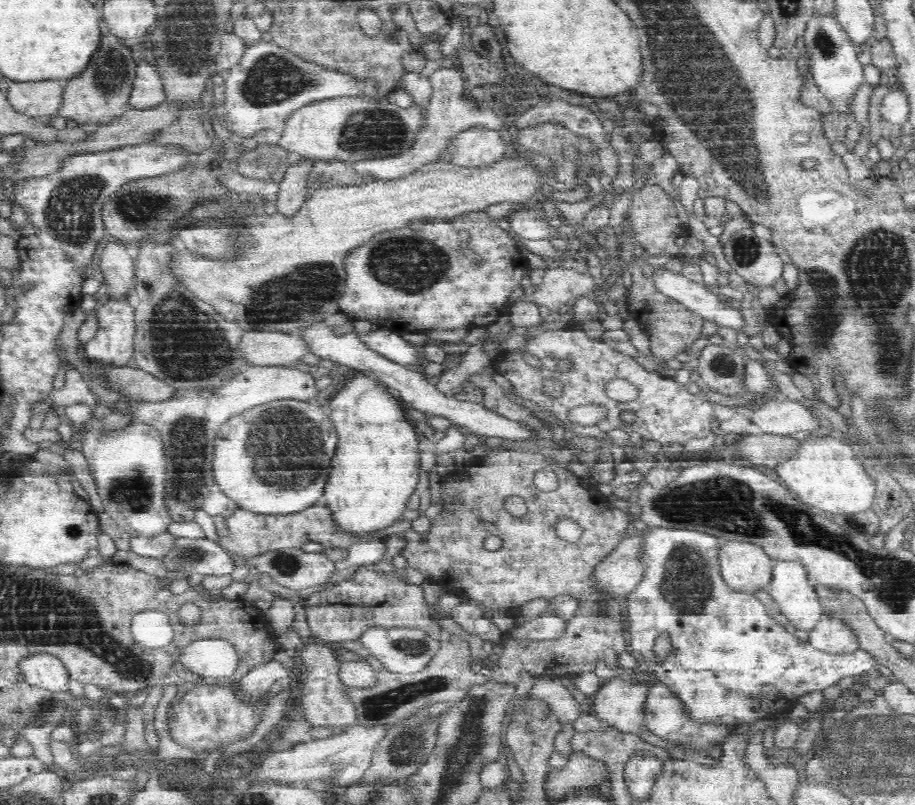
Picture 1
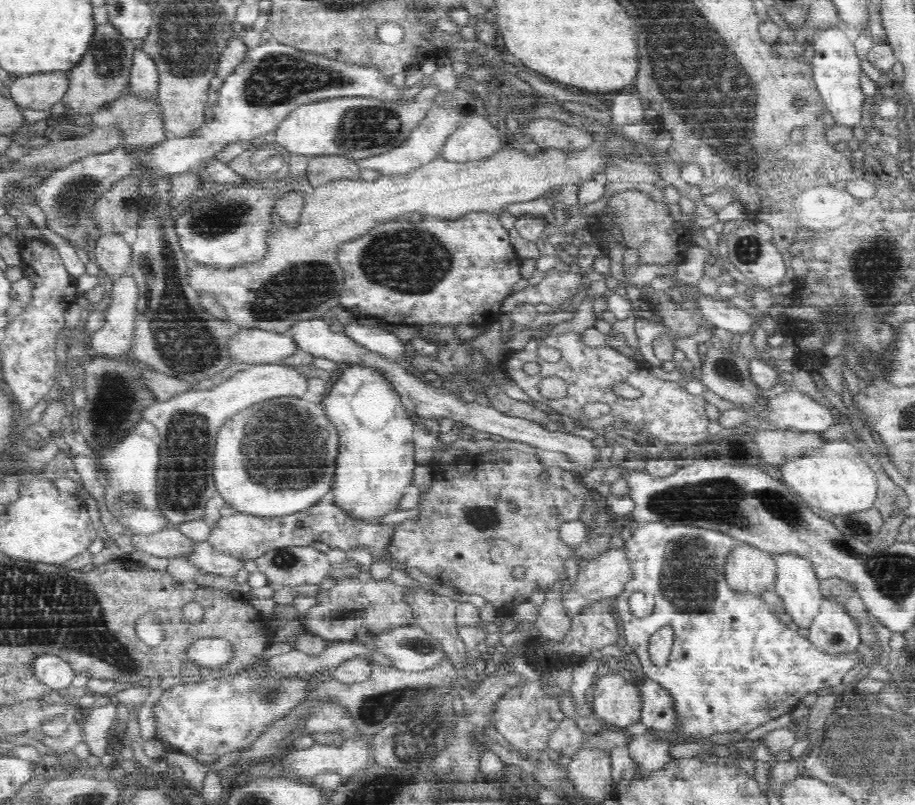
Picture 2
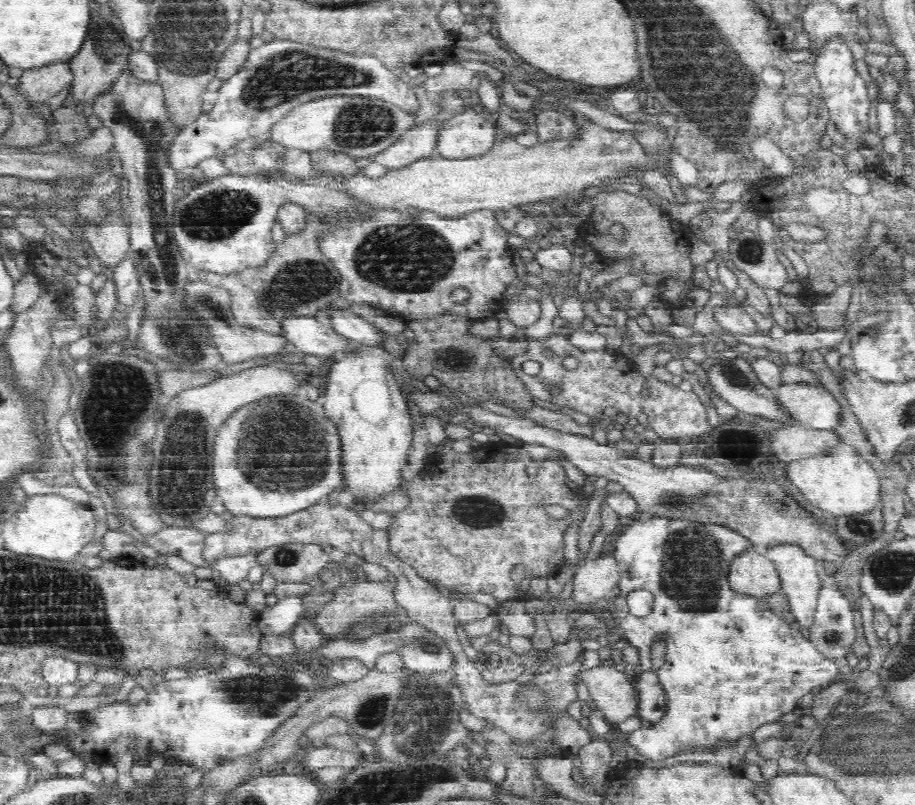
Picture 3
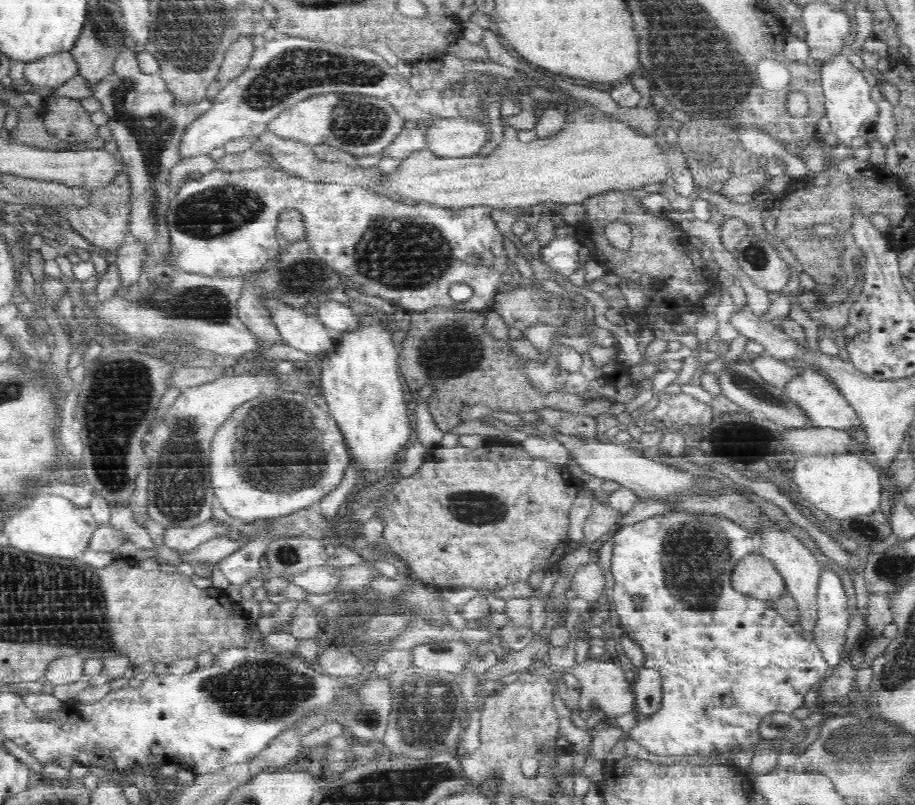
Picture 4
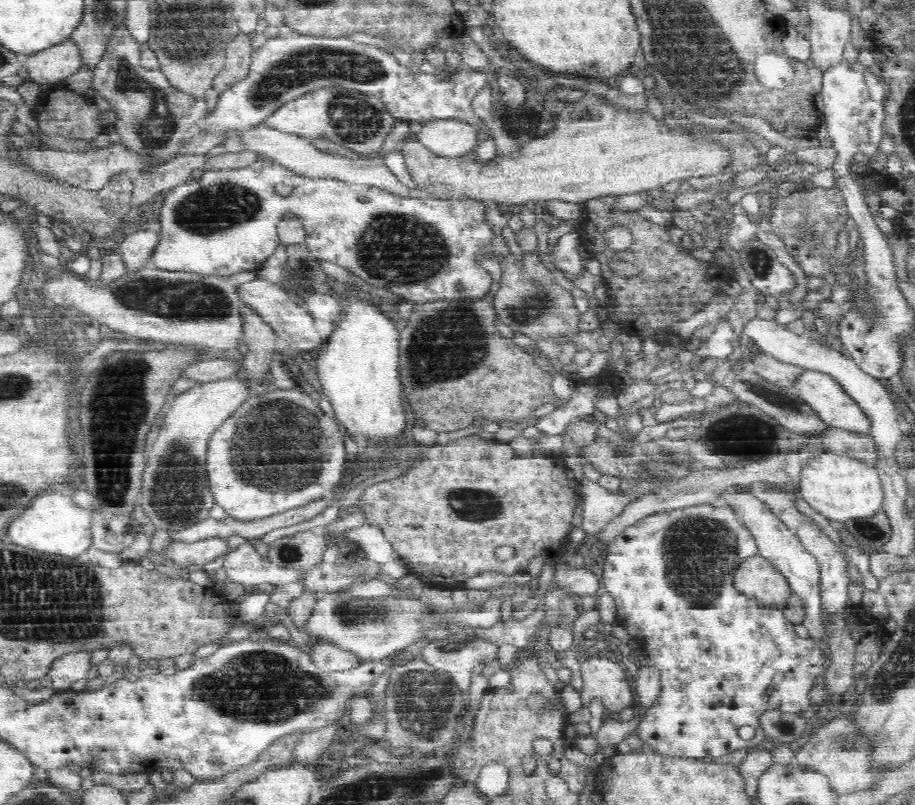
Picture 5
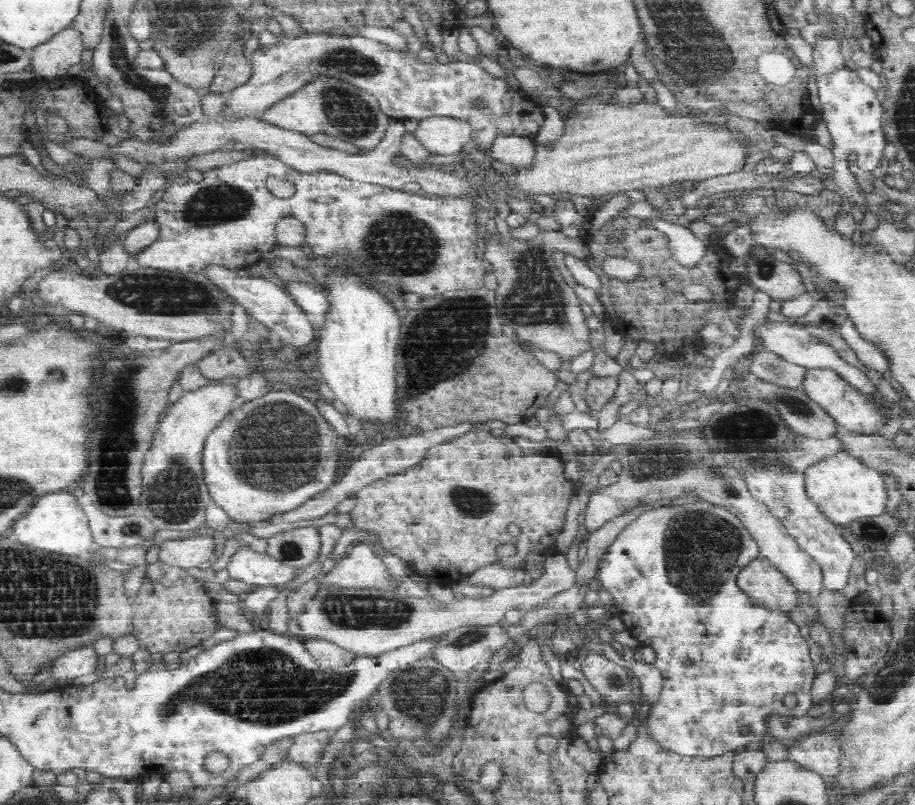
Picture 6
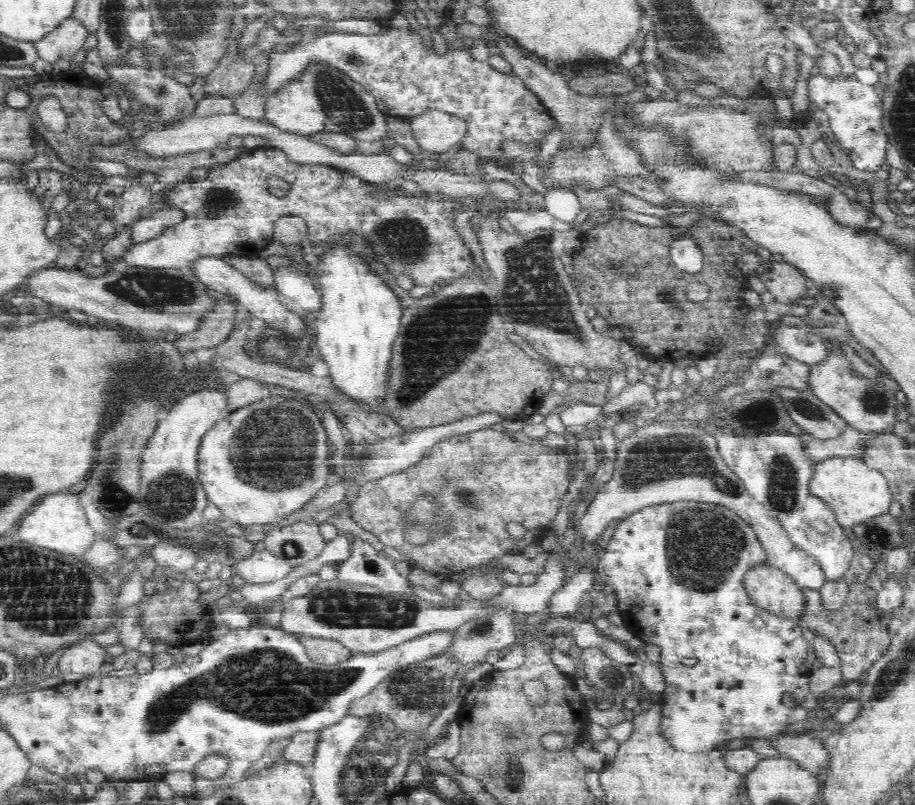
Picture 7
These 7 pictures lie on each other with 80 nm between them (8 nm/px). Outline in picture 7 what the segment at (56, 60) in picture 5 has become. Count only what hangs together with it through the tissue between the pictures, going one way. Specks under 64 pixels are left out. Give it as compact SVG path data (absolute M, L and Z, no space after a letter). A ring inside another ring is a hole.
M75 16L64 17L56 28L36 41L39 58L54 63L68 54L75 55L86 42L89 32L88 27Z

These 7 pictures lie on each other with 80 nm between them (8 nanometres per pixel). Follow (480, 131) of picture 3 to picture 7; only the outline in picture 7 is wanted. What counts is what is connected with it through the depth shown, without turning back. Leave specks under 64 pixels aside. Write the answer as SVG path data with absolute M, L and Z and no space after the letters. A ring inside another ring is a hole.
M430 108L410 116L409 127L422 154L442 156L461 142L467 128L459 116L439 108Z

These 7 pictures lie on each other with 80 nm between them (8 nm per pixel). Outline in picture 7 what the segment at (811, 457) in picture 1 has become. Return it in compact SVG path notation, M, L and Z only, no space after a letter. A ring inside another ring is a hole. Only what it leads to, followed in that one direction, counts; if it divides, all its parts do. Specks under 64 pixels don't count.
M834 456L819 461L809 487L816 496L833 506L842 528L852 529L857 524L888 513L893 501L887 477L879 470L870 468L862 458Z

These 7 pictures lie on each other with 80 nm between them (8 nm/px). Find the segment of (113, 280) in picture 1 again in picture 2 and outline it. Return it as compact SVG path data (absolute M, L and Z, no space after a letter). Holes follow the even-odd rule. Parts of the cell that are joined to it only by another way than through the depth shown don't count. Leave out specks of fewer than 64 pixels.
M113 230L95 233L94 251L100 270L106 271L112 280L129 271L131 247L124 240L124 232Z

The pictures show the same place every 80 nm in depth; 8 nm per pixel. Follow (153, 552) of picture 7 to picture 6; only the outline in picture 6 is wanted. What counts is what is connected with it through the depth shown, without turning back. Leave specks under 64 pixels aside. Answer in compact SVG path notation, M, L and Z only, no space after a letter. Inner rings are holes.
M210 535L163 541L158 548L159 563L164 569L177 567L181 571L196 567L204 561L213 559L210 544Z

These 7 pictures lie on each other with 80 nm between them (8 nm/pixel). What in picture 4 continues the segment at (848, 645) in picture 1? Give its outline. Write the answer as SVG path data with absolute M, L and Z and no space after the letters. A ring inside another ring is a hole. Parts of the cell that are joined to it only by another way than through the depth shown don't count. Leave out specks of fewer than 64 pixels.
M832 568L821 570L817 605L819 617L810 638L820 647L830 668L838 662L838 648L848 627L848 598L840 576Z

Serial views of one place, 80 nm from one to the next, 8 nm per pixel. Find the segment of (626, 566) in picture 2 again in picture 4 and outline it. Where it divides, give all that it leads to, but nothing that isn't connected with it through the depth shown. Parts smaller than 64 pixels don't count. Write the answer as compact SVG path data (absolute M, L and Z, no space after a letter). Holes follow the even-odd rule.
M589 562L579 566L570 581L570 590L575 596L594 601L605 591L605 572L598 563Z

